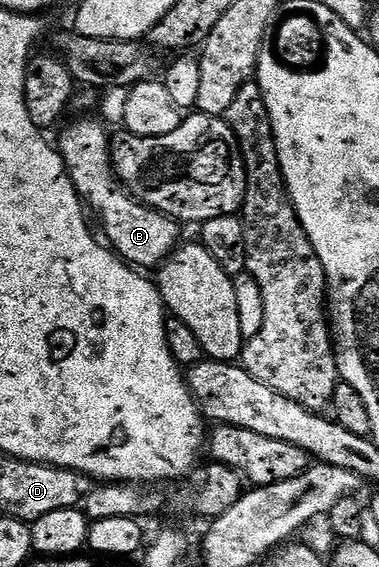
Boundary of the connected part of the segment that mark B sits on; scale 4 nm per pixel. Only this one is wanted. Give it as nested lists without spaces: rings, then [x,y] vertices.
[[[76,118],[61,134],[60,144],[58,140],[58,151],[64,160],[68,176],[74,182],[78,195],[86,198],[87,207],[96,211],[96,216],[104,227],[103,239],[112,251],[137,270],[159,269],[160,265],[181,247],[181,225],[172,217],[156,212],[147,204],[141,204],[121,185],[116,173],[112,171],[109,129],[99,119],[88,119],[92,118]]]

